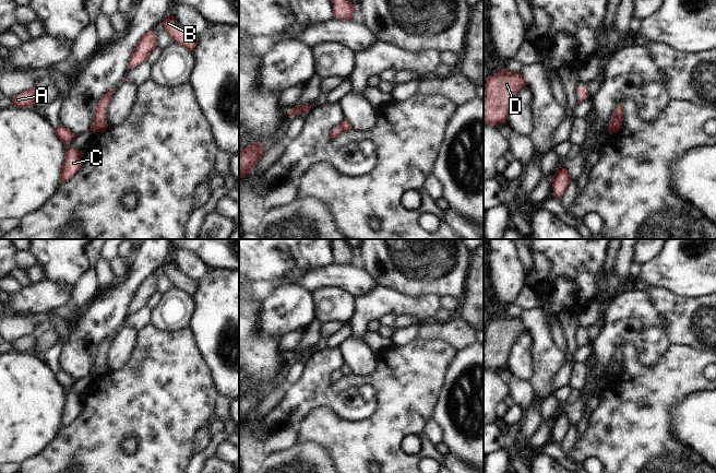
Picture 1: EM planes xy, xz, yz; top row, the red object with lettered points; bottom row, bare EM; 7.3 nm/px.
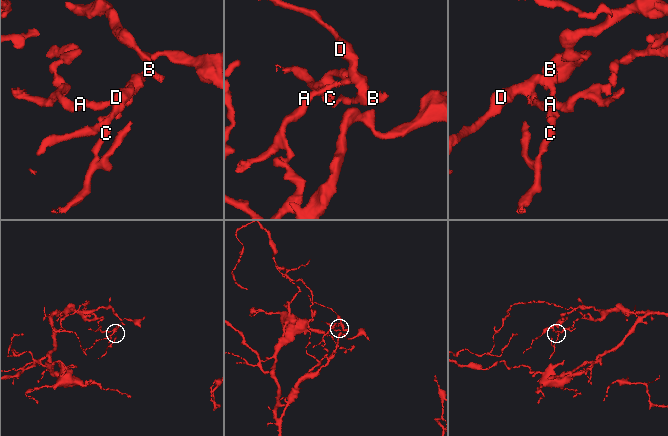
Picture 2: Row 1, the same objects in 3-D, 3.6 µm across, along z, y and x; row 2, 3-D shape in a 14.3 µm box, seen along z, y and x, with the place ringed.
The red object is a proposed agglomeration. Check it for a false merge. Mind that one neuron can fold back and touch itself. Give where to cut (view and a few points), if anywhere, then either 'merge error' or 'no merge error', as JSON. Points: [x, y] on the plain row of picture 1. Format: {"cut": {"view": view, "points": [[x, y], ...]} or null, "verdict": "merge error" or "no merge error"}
{"cut": {"view": "yz", "points": [[613, 355], [621, 365]]}, "verdict": "merge error"}

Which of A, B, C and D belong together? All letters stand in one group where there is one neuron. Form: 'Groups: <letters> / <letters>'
Groups: A B D / C

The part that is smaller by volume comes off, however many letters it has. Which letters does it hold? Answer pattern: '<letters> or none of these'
C

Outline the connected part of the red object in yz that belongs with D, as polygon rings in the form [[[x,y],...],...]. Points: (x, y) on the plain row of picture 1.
[[[506,314],[488,321],[484,331],[484,368],[497,370],[505,367],[514,342],[525,330],[520,317]]]

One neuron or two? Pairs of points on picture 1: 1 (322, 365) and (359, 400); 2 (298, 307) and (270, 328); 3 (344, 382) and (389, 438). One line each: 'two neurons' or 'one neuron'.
1: one neuron
2: one neuron
3: one neuron

